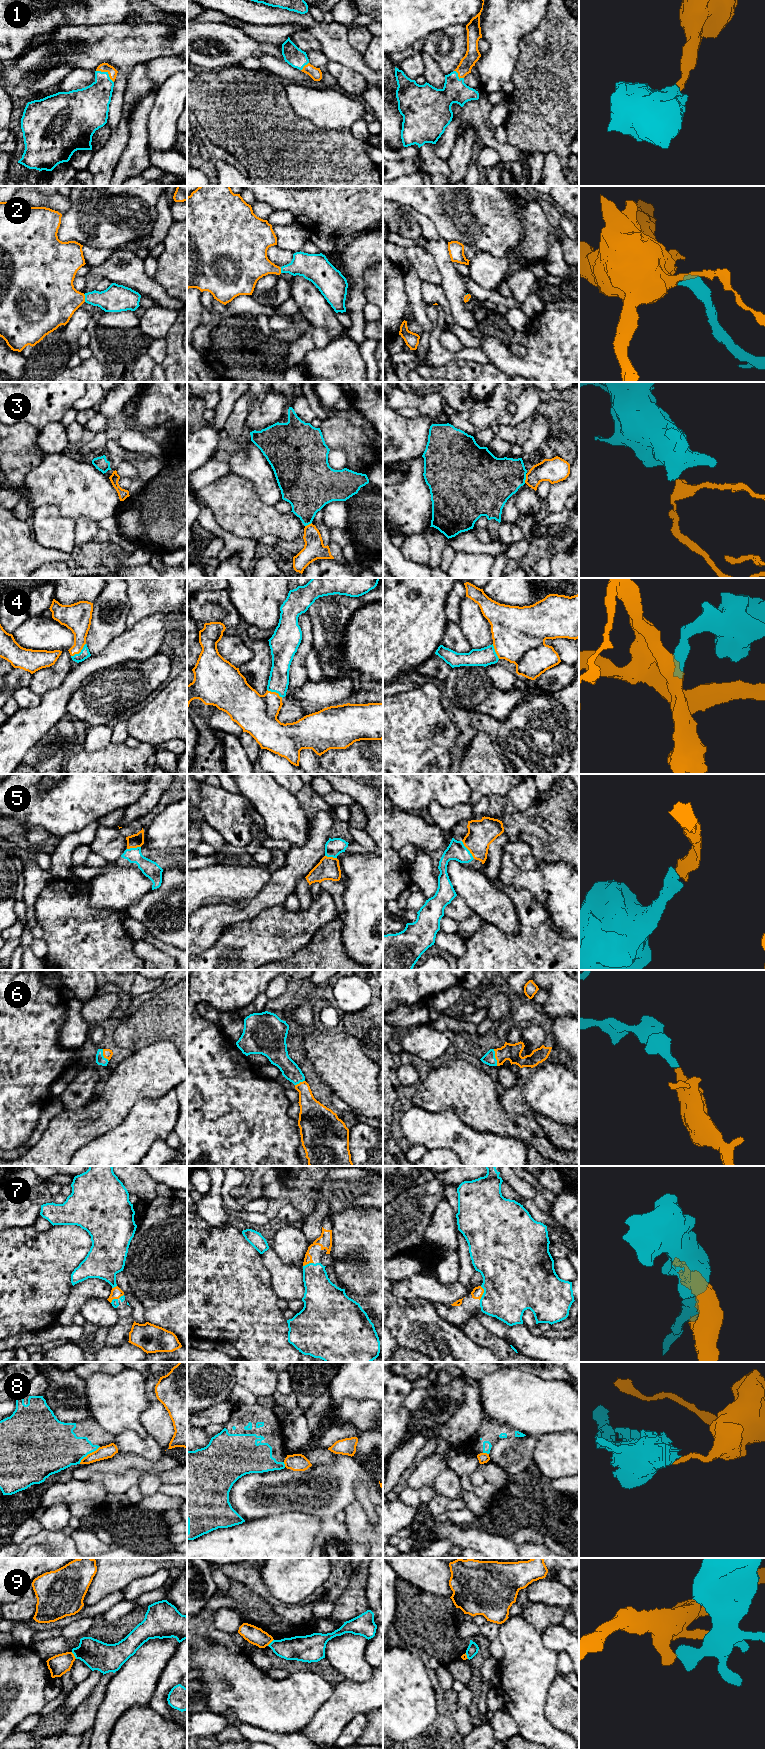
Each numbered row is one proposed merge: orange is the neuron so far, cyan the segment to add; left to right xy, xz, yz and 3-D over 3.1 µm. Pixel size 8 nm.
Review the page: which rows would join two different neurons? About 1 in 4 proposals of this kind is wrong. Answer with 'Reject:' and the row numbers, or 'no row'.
Reject: 3, 8, 9

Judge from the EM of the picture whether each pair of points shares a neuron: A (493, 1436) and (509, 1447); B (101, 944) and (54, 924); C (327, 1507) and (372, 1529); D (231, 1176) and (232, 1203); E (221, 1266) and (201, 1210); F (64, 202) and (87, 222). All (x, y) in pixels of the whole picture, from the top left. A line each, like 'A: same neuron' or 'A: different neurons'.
A: different neurons
B: same neuron
C: different neurons
D: same neuron
E: different neurons
F: different neurons

